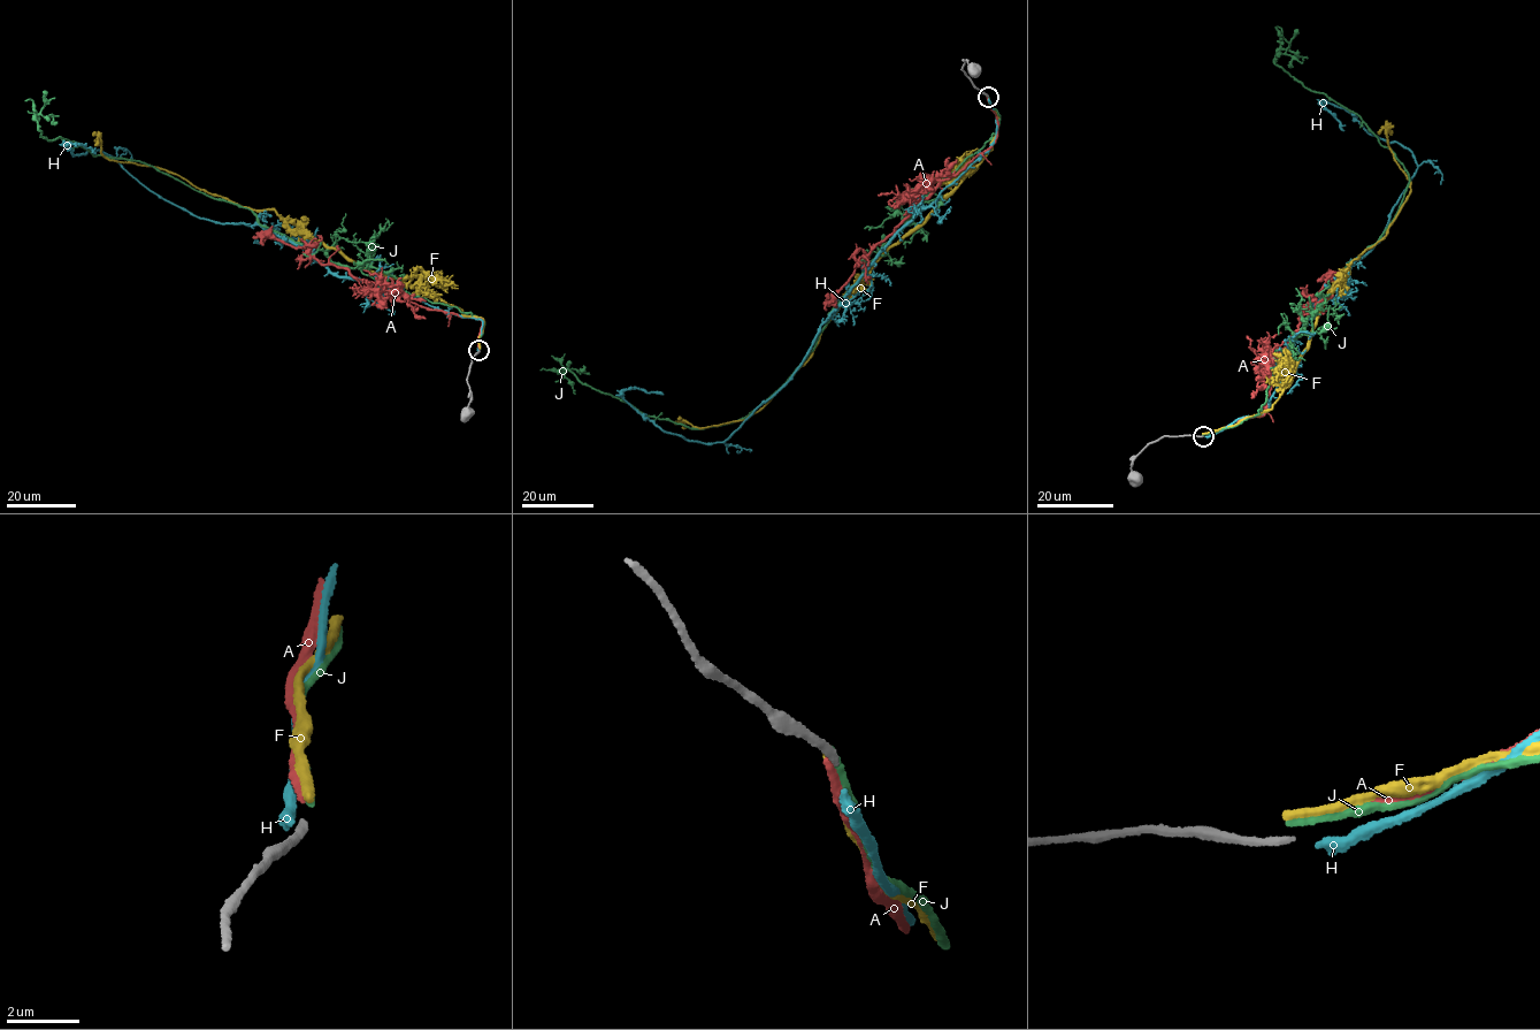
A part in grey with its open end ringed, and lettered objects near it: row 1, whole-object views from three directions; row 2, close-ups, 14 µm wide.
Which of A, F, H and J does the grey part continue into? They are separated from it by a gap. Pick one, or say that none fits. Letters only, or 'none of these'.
none of these

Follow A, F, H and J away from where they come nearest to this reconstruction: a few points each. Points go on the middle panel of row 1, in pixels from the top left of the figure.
A: (987, 96), (996, 116), (997, 137), (913, 206), (828, 299), (827, 310)
F: (987, 96), (998, 115), (990, 151), (880, 257), (803, 365), (745, 419), (707, 427), (679, 419)
H: (988, 99), (995, 139), (894, 237), (791, 379), (728, 439), (665, 432), (622, 393), (663, 394)
J: (987, 96), (997, 131), (921, 200), (745, 417), (691, 428), (642, 414), (551, 356)

